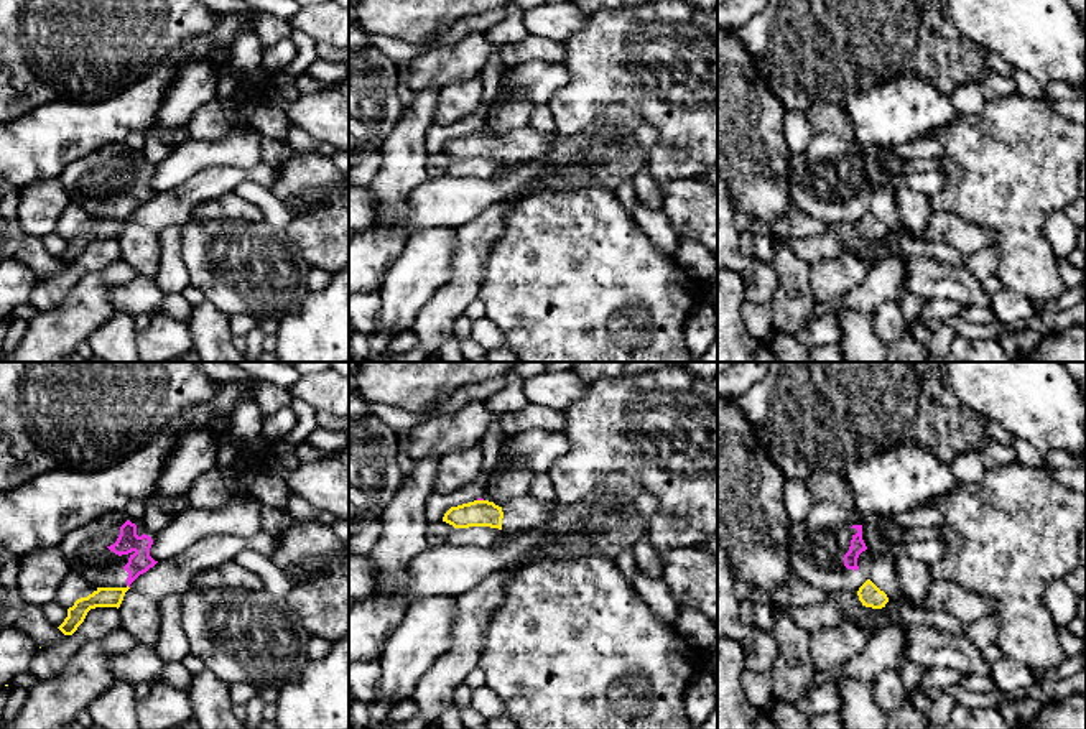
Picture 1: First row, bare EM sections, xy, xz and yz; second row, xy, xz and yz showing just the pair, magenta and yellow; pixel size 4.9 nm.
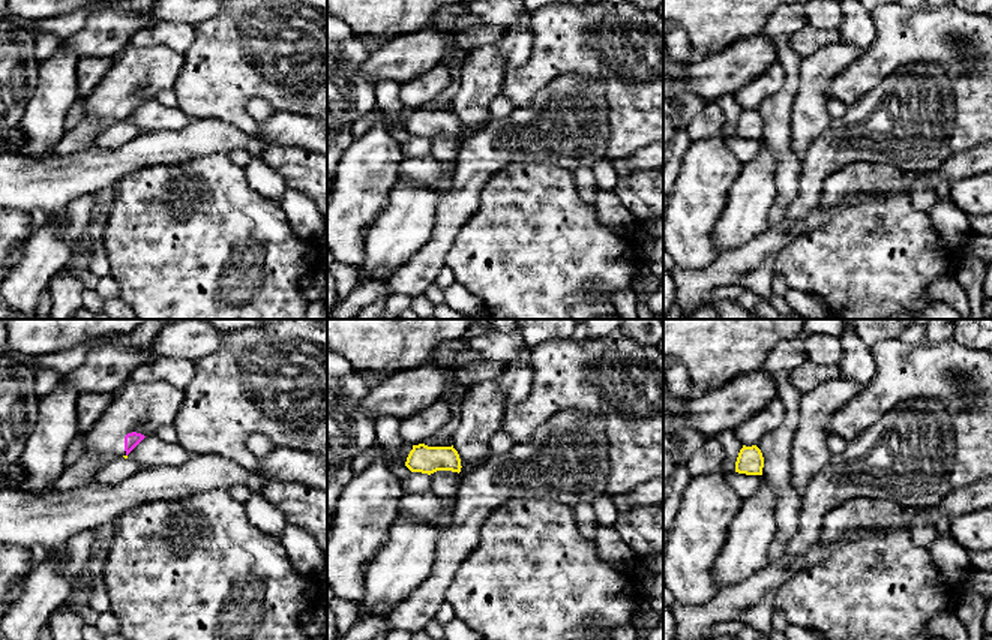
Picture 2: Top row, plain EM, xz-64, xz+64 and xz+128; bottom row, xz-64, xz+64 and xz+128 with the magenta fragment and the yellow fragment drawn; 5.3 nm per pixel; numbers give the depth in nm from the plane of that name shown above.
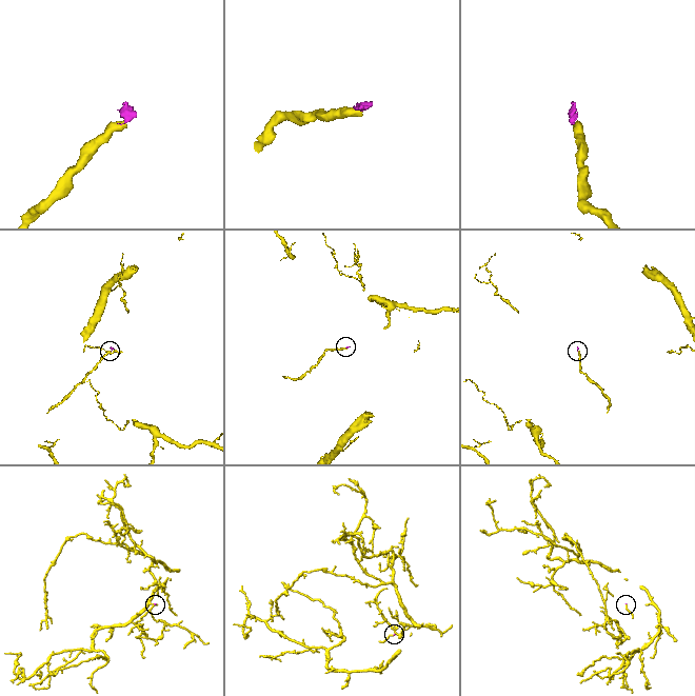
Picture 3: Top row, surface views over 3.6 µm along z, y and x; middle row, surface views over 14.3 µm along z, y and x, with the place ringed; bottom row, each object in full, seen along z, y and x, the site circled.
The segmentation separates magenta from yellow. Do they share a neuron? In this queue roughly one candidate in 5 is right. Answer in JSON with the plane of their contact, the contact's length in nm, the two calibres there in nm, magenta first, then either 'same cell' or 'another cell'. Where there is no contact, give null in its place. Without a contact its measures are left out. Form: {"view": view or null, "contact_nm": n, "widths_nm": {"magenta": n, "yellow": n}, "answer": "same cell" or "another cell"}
{"view": "xz", "contact_nm": 30, "widths_nm": {"magenta": 20, "yellow": 130}, "answer": "another cell"}

